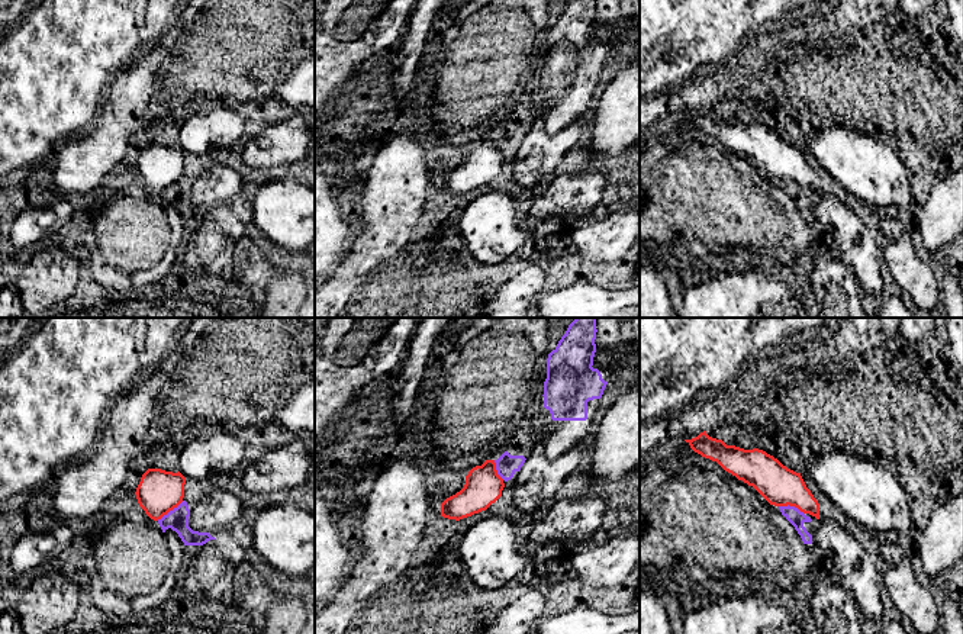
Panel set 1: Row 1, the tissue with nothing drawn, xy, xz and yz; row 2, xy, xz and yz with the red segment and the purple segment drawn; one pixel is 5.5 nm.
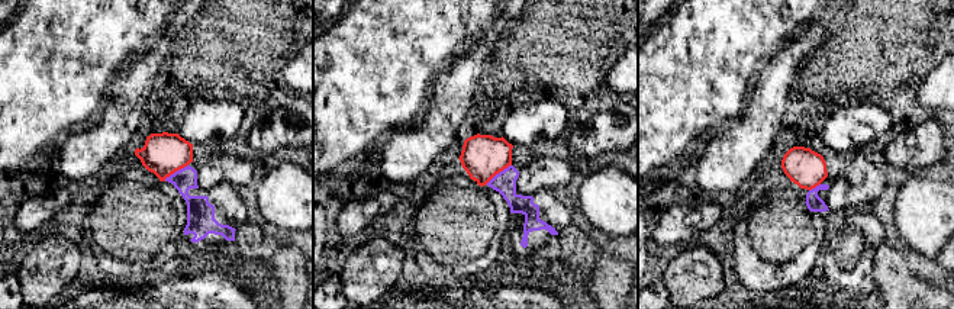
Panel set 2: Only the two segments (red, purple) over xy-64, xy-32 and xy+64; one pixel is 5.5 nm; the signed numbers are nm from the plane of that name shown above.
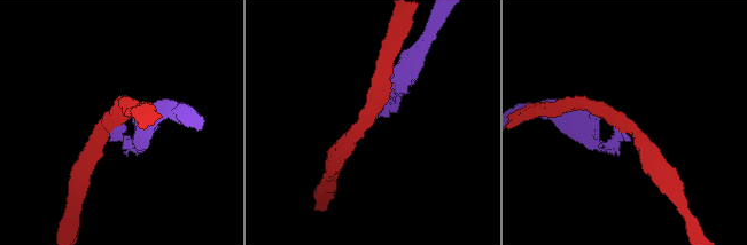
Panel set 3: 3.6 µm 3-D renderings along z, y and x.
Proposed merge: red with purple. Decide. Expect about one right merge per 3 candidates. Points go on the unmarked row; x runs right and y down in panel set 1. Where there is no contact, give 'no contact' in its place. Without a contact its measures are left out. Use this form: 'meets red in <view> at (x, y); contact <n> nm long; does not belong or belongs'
meets red in xy at (170, 184); contact 190 nm long; does not belong

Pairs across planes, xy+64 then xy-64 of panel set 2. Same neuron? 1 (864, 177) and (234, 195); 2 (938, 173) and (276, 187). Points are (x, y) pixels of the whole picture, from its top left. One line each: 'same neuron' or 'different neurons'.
1: different neurons
2: different neurons

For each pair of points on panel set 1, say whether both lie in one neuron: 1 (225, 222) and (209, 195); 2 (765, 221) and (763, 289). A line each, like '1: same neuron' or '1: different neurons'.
1: different neurons
2: different neurons

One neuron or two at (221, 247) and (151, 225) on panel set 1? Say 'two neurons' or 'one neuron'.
two neurons

